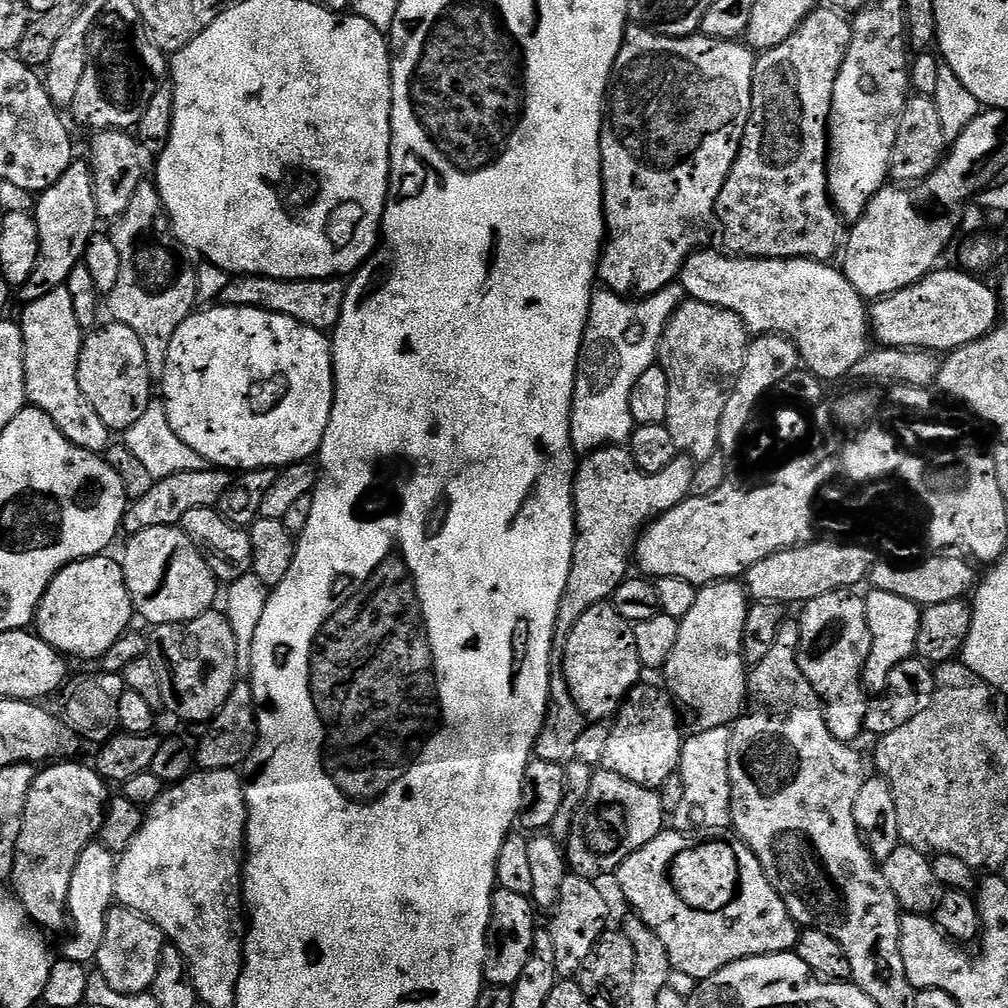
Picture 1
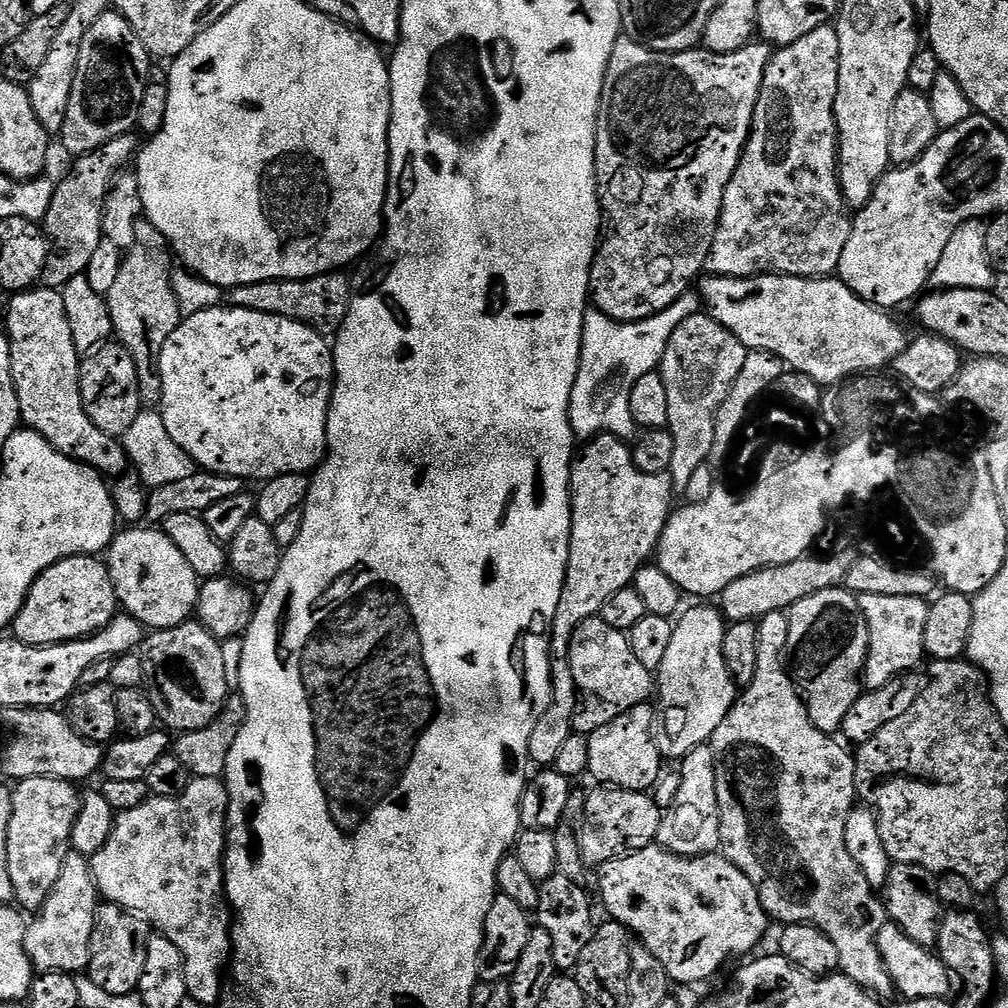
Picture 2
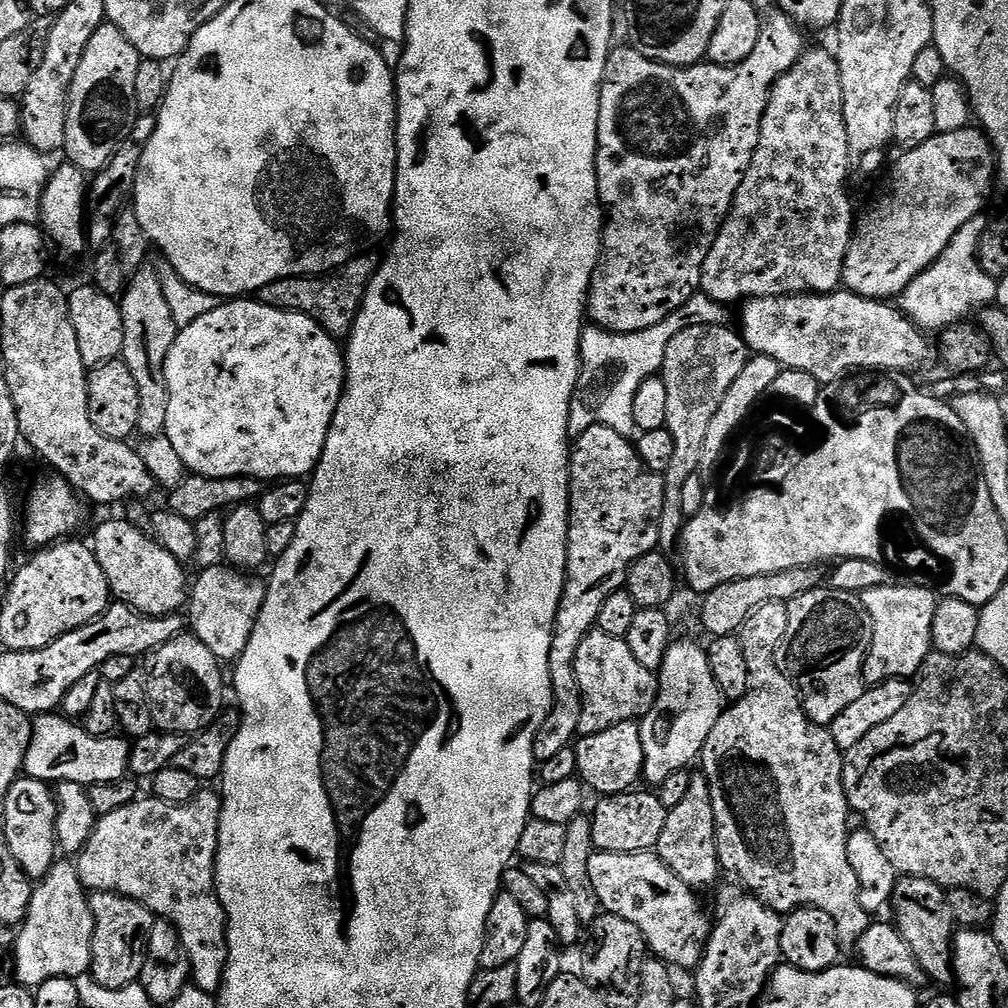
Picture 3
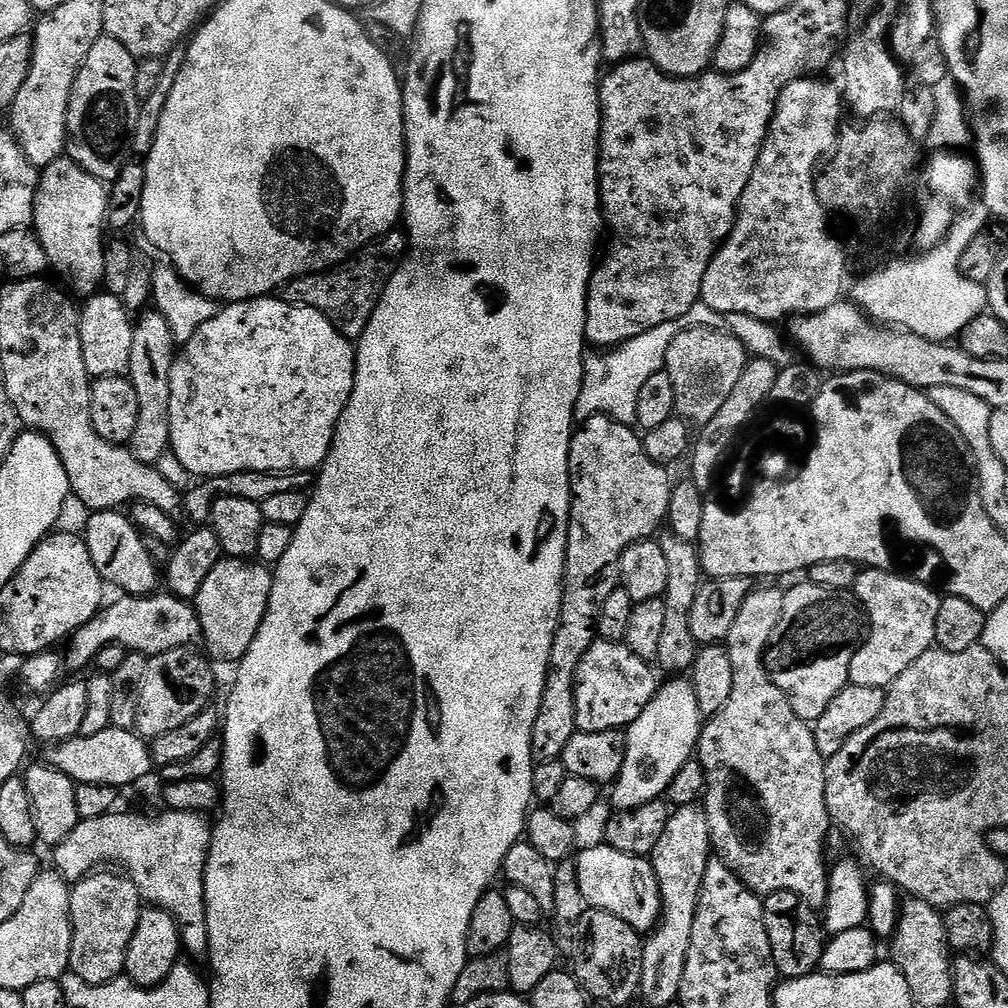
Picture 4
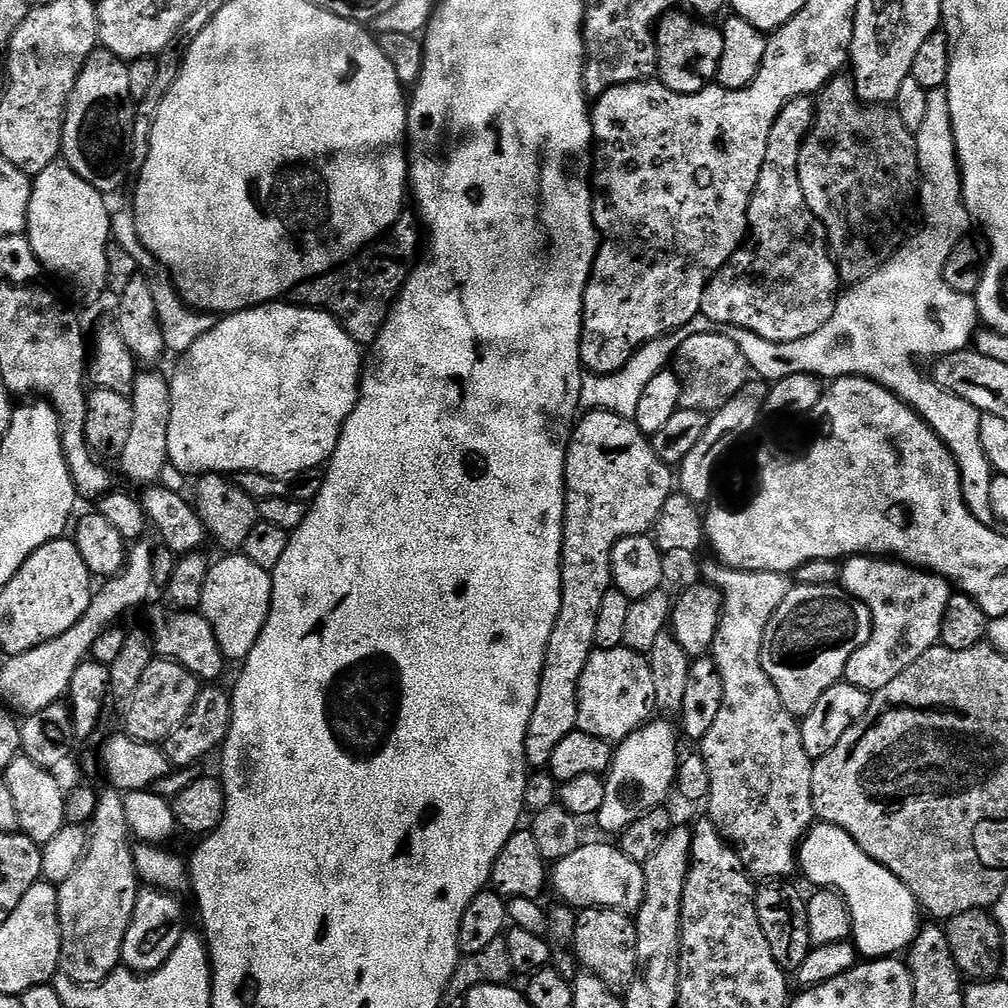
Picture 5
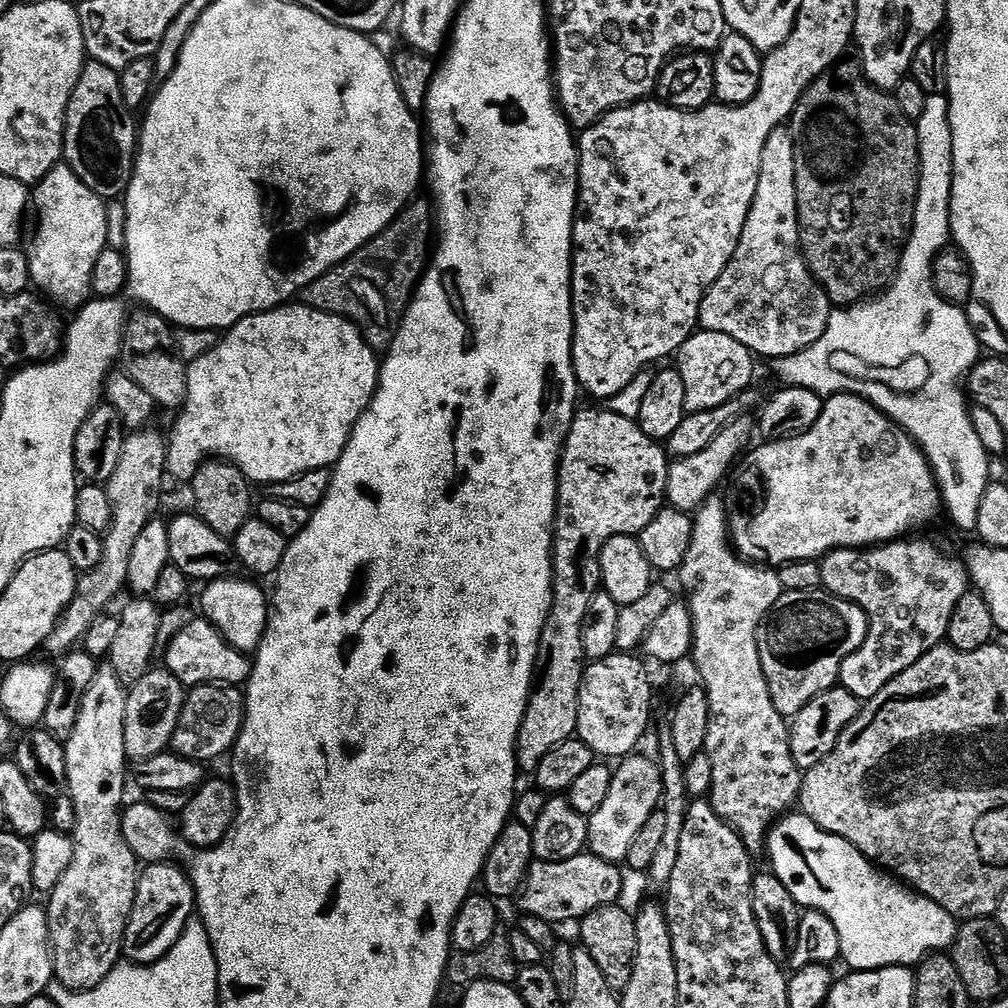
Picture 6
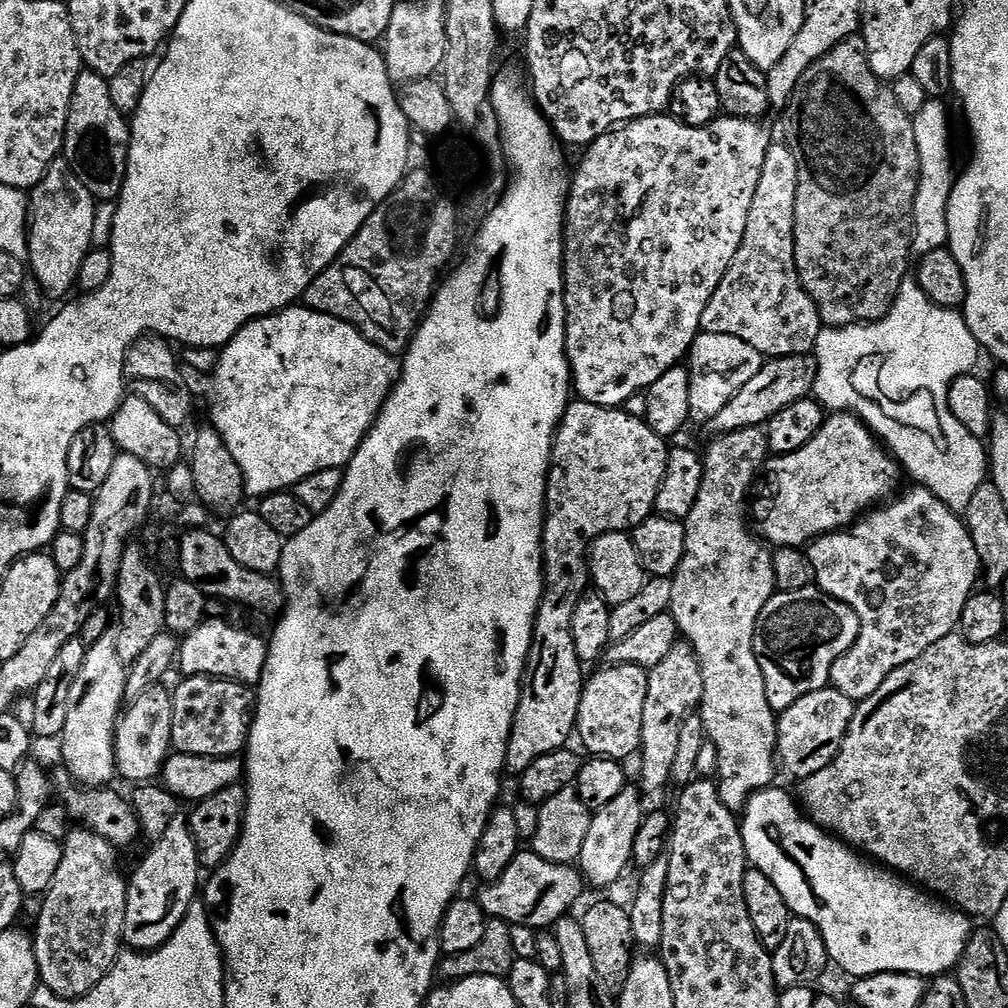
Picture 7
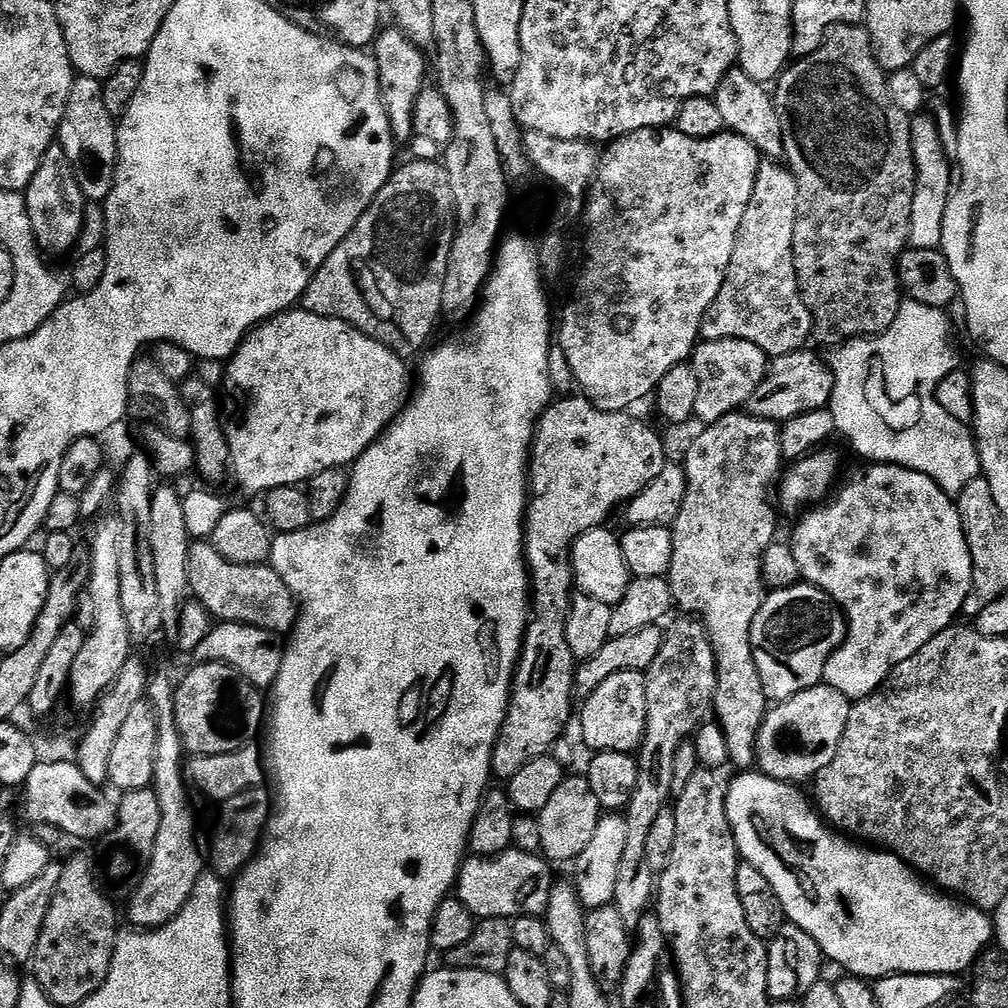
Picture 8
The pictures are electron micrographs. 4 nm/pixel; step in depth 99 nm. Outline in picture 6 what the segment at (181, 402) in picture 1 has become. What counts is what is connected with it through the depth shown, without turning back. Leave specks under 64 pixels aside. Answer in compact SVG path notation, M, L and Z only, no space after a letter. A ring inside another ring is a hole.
M289 302L279 308L272 308L269 312L260 312L256 316L242 318L235 326L227 329L219 337L217 345L213 349L202 354L194 362L190 368L188 393L185 396L183 407L178 412L180 417L177 418L172 433L167 433L166 436L168 450L166 471L174 474L179 482L191 482L194 474L205 460L219 458L227 460L229 464L236 465L236 468L242 470L244 477L253 485L265 484L265 486L281 484L294 479L296 476L306 474L310 470L332 468L340 461L340 455L344 453L350 442L350 434L354 430L358 418L362 418L362 414L374 398L376 387L380 381L381 365L377 349L370 347L364 341L364 334L356 325L348 320L343 320L341 316L326 314L322 310L314 310L303 302Z

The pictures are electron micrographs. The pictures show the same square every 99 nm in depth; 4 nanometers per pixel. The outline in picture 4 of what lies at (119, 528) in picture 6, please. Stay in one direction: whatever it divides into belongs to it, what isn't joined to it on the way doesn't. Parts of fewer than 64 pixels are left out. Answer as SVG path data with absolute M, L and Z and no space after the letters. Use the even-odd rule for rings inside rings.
M149 310L133 327L133 341L126 379L134 386L138 398L138 416L130 450L143 464L156 466L170 448L170 370L174 359L174 341L162 314Z

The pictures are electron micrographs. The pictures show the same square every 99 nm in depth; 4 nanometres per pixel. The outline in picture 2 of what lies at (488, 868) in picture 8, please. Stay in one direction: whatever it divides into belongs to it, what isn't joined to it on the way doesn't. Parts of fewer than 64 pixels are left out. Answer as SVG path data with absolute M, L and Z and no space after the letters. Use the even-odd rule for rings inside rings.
M653 846L651 848L643 848L637 852L629 852L619 856L616 860L601 864L598 872L600 872L600 896L604 899L604 904L608 907L609 914L612 915L609 917L615 923L623 924L643 947L648 948L650 954L654 954L654 958L658 958L658 962L662 962L662 966L666 966L666 974L669 981L677 984L702 985L703 980L710 979L727 960L732 960L735 956L744 956L747 952L754 951L759 946L760 939L768 932L770 917L766 909L764 909L763 902L760 900L760 892L754 882L722 854L694 857L679 856L673 852L667 852L667 850L659 846Z

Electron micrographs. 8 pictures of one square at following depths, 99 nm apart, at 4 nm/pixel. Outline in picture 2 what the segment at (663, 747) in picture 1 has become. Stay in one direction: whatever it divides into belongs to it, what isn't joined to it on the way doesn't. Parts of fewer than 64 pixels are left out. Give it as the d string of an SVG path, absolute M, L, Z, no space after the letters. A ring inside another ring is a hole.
M651 703L634 706L634 710L626 710L622 718L614 718L614 722L602 726L602 730L594 730L588 737L590 762L587 775L593 776L597 785L625 788L631 792L655 789L662 775L662 748L657 733L656 736L652 733L658 728L658 712L652 707Z

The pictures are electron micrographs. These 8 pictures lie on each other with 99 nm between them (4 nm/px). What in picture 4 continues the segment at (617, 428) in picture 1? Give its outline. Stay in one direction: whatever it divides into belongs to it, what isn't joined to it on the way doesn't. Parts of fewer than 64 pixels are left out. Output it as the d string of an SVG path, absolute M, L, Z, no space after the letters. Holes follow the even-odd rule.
M697 302L682 318L674 322L662 322L662 326L654 326L654 330L646 330L646 334L638 334L638 338L630 338L615 348L597 351L597 356L585 355L582 386L576 399L575 419L583 422L592 416L609 416L620 424L635 425L638 414L638 393L642 385L654 374L664 371L666 350L670 350L670 342L691 328L705 328L722 334L730 334L738 338L755 359L769 364L784 366L789 363L789 345L775 332L773 325L767 320L759 320L750 315L730 314L710 310L703 302Z

